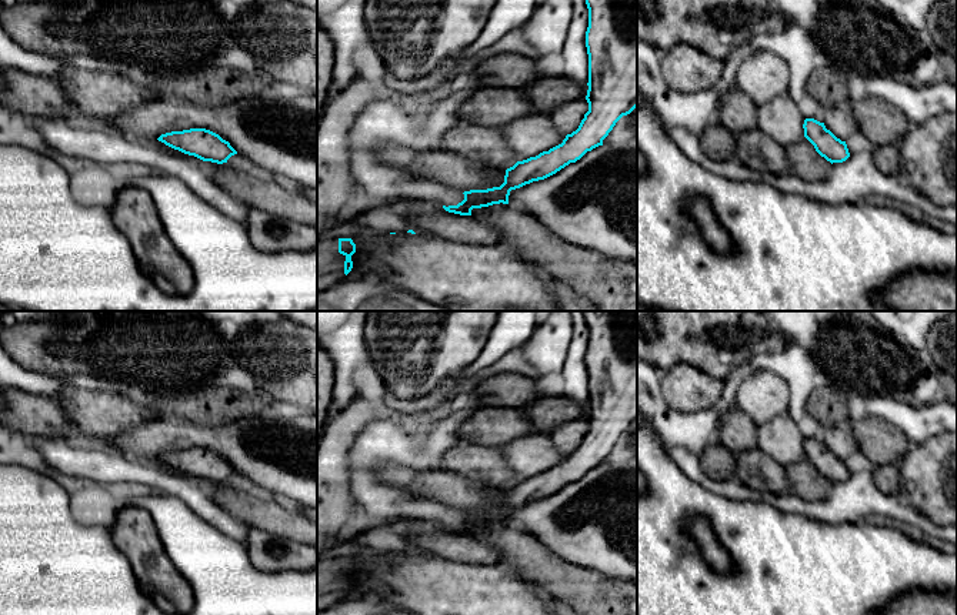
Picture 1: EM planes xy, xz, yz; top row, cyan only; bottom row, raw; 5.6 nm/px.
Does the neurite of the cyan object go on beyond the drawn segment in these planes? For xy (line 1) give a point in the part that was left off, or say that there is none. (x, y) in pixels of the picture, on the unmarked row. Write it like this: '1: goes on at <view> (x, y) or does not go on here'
1: does not go on here

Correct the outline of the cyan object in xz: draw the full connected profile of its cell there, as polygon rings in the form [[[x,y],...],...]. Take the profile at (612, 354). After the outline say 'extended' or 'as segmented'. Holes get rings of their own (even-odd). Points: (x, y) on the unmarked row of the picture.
[[[583,311],[588,328],[586,367],[588,374],[588,410],[586,420],[588,431],[578,448],[567,454],[561,464],[536,477],[517,481],[506,489],[504,502],[487,509],[464,511],[464,519],[457,525],[443,525],[449,532],[471,535],[473,528],[493,524],[508,524],[511,509],[533,501],[544,499],[570,482],[580,479],[587,471],[603,465],[603,459],[616,442],[637,427],[637,311]]]; as segmented

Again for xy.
[[[206,448],[171,451],[161,454],[157,459],[184,474],[217,484],[227,482],[231,475],[237,474],[229,461]]]; as segmented

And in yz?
[[[806,438],[803,448],[804,457],[814,465],[816,471],[831,484],[843,482],[850,477],[846,461],[841,461],[827,449],[824,442]]]; as segmented

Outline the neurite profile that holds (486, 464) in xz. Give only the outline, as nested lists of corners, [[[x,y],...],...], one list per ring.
[[[463,442],[451,448],[443,458],[443,468],[493,488],[507,489],[517,482],[500,448],[486,444]]]

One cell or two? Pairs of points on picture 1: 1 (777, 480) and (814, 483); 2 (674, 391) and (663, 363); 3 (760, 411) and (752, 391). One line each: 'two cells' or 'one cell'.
1: two cells
2: two cells
3: one cell

